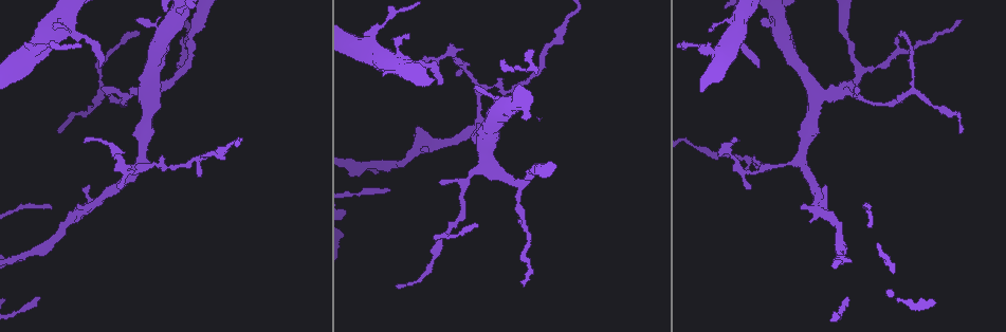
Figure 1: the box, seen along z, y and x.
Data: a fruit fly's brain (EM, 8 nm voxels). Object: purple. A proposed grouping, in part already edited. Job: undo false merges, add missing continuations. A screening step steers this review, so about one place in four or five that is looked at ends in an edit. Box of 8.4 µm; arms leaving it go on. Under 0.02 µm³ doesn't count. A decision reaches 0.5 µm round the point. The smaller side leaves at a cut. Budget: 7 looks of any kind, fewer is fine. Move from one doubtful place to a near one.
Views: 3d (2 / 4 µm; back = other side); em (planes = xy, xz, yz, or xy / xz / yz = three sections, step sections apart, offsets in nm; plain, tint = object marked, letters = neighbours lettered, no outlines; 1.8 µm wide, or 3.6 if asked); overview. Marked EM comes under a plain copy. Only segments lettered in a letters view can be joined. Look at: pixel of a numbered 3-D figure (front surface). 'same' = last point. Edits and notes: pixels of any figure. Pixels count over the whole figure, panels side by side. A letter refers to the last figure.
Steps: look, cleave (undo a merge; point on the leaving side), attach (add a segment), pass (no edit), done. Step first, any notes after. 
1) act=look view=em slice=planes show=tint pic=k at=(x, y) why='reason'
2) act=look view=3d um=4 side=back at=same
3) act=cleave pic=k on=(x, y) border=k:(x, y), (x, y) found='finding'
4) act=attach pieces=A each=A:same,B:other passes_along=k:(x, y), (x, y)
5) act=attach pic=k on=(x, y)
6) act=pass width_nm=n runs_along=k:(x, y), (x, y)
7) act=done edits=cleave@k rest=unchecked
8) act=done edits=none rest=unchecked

act=look view=em slice=xz step=16 show=tint pic=1 at=(142, 158) why='sudden change in width'

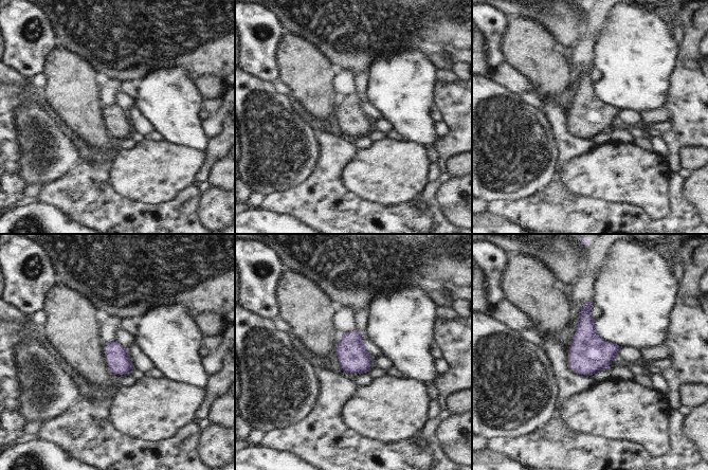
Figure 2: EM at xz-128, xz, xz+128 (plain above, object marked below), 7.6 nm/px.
act=look view=em slice=xz step=16 show=letters at=same why='what lies round it'

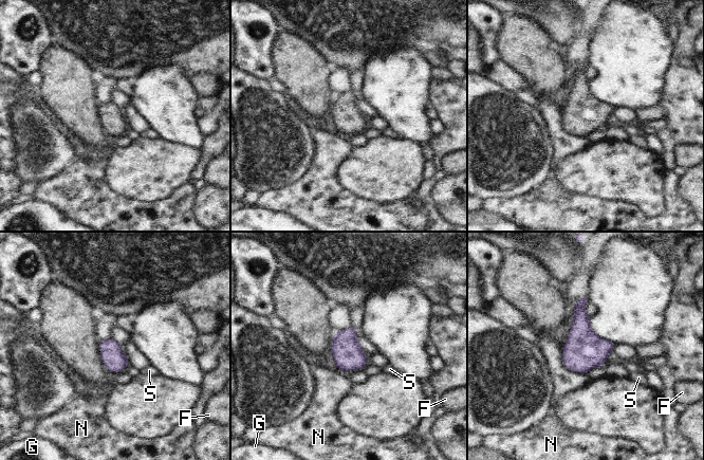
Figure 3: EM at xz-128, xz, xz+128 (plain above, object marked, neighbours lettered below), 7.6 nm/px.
act=pass width_nm=170 each=F:other,G:other,N:other,S:other border=3:(562, 347), (562, 362), (586, 373) found='continuous, no second neuron'

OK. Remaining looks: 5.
act=look view=3d um=4 pic=1 at=(371, 48) why='calibre changes'

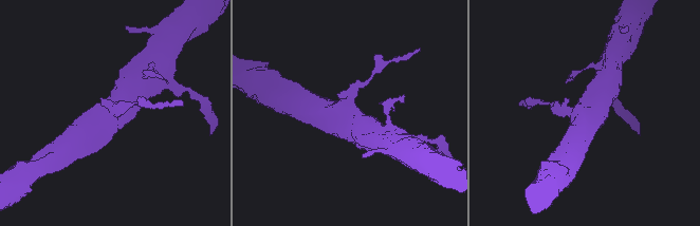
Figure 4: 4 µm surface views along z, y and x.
act=look view=em slice=planes show=letters pic=4 at=(348, 117) why='shape alone is not enough'

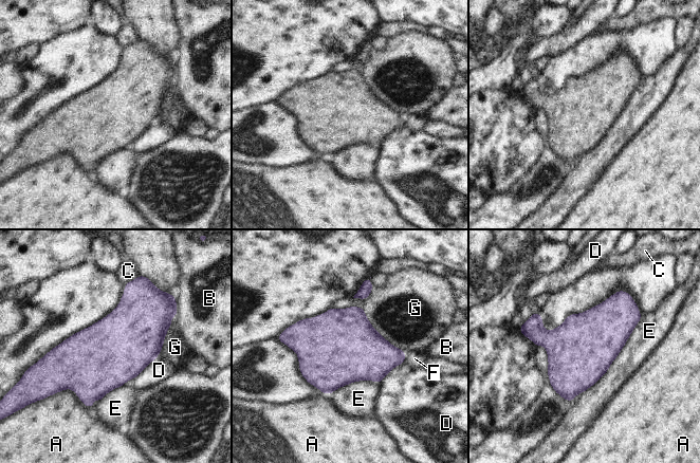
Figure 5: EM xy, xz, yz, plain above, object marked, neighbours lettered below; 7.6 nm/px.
act=pass each=A:other,B:other,C:other,D:other,E:other,F:other,G:other found='continuous, no second neuron'

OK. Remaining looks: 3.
act=look view=em slice=yz step=4 show=letters pic=1 at=(100, 68) why='tapers out'

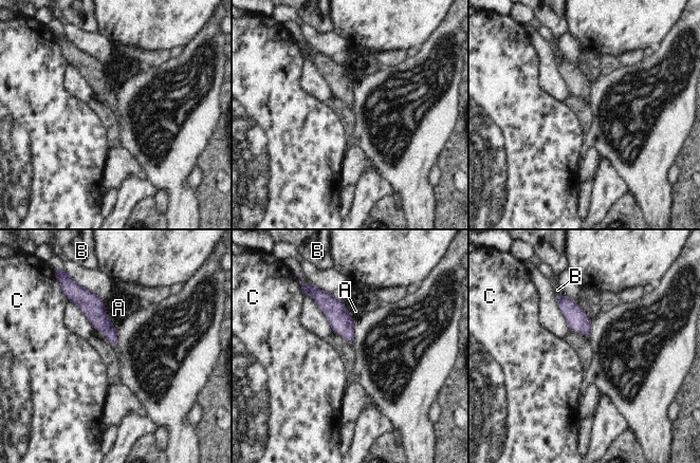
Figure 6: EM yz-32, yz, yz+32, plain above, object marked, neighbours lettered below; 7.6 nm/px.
act=look view=em slice=planes show=letters at=same why='another direction'

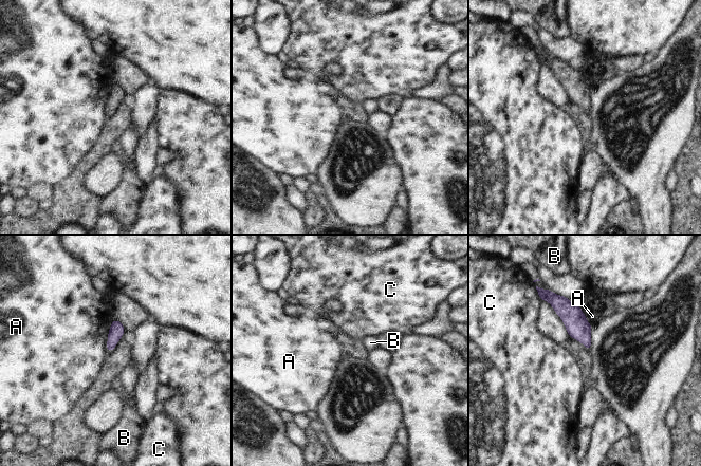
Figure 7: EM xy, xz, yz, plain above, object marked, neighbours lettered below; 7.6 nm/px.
act=pass longest_contact=A:260nm each=A:other,B:other,C:other runs_along=7:(554, 299), (574, 319), (588, 346) found='no lettered segment goes on from it'

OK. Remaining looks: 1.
act=done edits=none rest=unchecked

